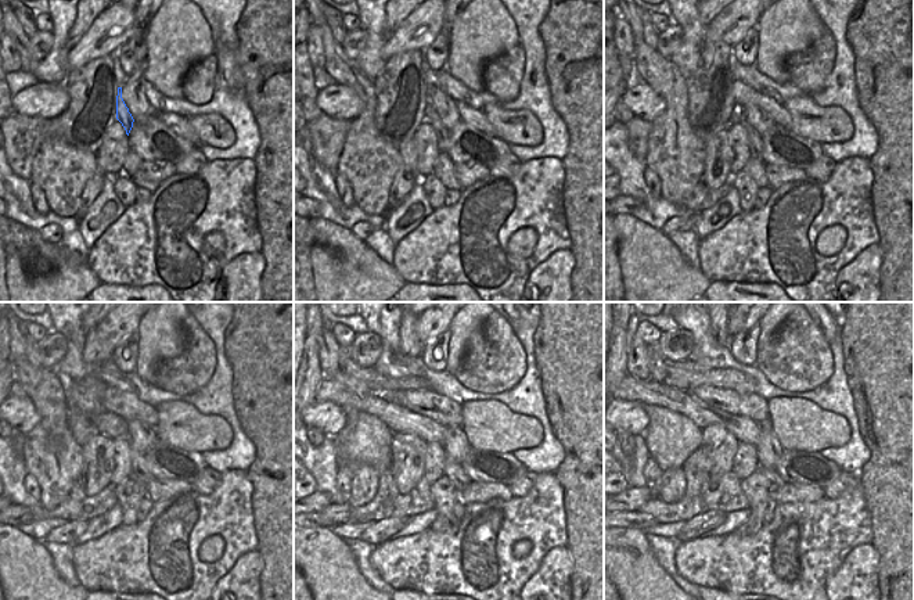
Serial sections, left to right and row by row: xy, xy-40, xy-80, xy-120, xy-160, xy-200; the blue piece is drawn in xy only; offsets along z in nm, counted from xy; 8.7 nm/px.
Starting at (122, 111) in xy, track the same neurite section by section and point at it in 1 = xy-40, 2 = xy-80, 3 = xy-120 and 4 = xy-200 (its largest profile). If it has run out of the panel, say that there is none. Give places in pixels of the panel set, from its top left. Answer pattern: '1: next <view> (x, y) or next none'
1: next xy-40 (431, 115)
2: next xy-80 (755, 143)
3: next xy-120 (140, 471)
4: next xy-200 (774, 484)

